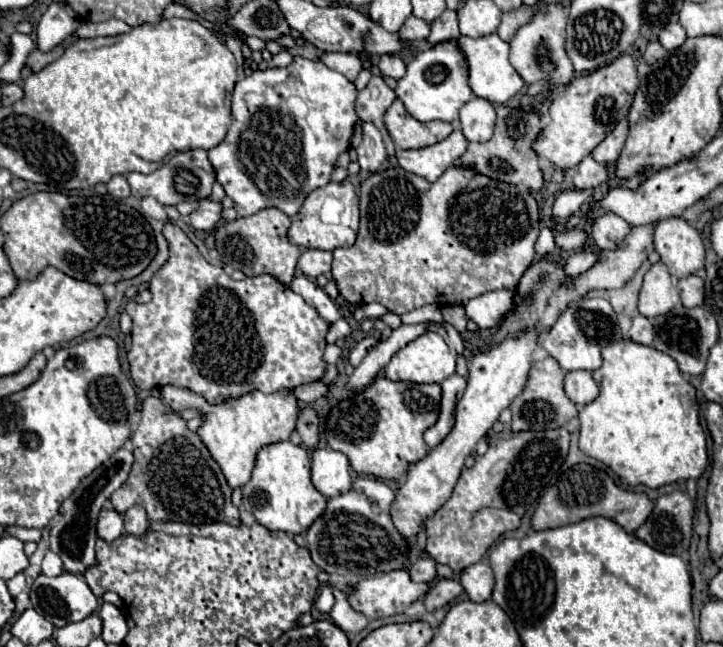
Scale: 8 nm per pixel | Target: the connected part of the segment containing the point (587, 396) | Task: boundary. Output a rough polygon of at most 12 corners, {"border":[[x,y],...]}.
{"border":[[570,371],[564,391],[578,407],[598,395],[590,371]]}

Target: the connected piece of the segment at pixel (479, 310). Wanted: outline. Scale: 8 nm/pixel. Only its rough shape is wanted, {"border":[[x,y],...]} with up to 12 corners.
{"border":[[492,291],[466,303],[480,329],[498,325],[512,309],[512,291]]}

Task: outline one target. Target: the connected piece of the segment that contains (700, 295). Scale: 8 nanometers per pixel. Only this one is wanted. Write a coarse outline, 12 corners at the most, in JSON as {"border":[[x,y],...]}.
{"border":[[698,275],[680,279],[678,291],[684,307],[700,307],[704,281]]}

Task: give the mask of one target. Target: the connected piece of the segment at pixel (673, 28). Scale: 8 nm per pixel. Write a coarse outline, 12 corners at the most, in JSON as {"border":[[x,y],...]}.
{"border":[[680,23],[662,27],[658,41],[664,49],[676,49],[686,41]]}

